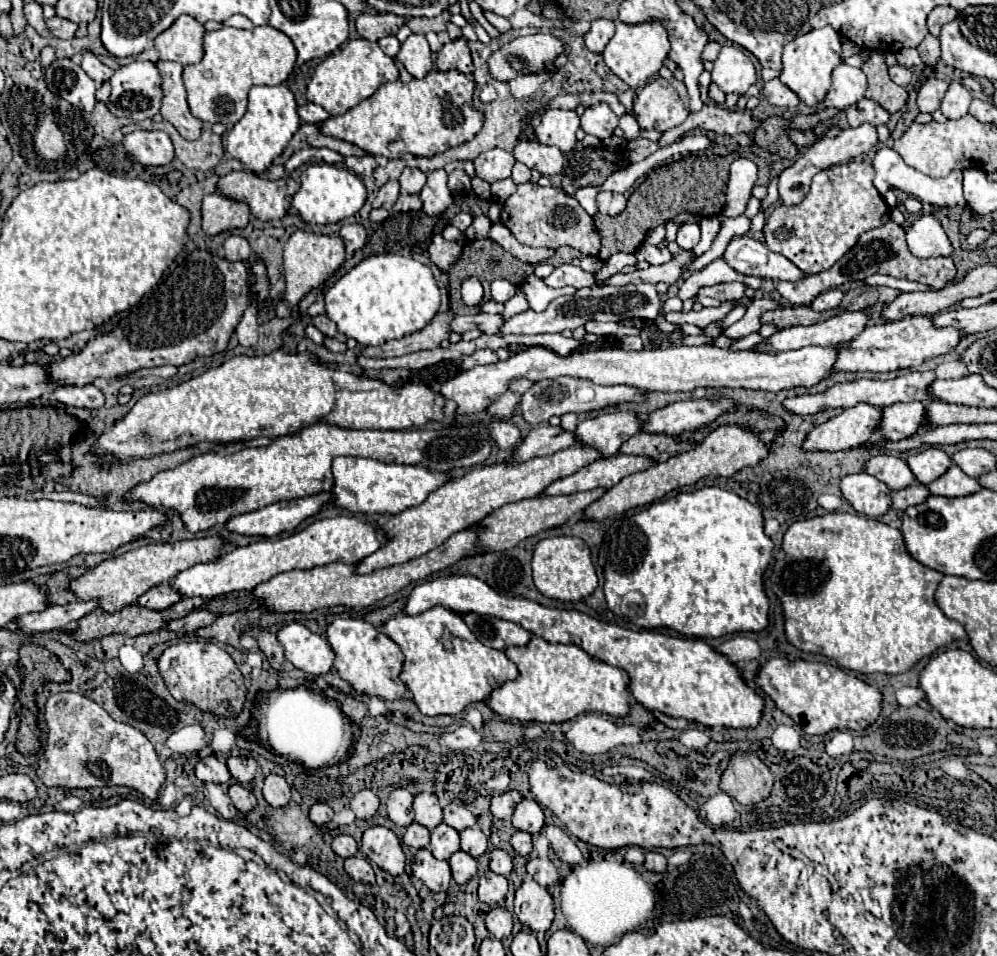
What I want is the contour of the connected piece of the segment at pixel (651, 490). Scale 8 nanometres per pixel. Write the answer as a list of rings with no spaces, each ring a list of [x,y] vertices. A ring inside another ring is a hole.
[[[748,424],[746,426],[720,426],[710,436],[706,436],[700,442],[700,448],[692,452],[684,452],[680,456],[672,456],[666,462],[652,464],[652,468],[644,472],[636,472],[632,476],[626,476],[616,486],[612,486],[592,508],[586,508],[584,514],[590,520],[604,520],[614,514],[622,514],[632,508],[642,508],[646,504],[652,504],[660,498],[664,498],[672,490],[680,490],[684,486],[694,486],[698,480],[716,476],[716,478],[730,478],[738,470],[748,466],[758,466],[768,454],[772,452],[772,444],[760,440],[758,432],[754,432]]]

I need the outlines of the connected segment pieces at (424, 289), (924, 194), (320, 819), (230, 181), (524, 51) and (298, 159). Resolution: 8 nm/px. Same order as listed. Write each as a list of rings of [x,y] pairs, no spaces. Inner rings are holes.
[[[382,254],[368,256],[344,274],[328,288],[324,300],[326,314],[336,322],[342,334],[364,346],[380,346],[424,328],[438,312],[440,290],[426,264],[400,254]]]
[[[880,148],[876,154],[874,154],[874,160],[872,160],[872,166],[876,170],[876,178],[874,178],[874,186],[880,194],[884,194],[886,190],[890,188],[898,188],[902,190],[904,194],[912,196],[912,198],[918,198],[920,202],[926,202],[926,204],[932,204],[934,208],[952,208],[952,206],[966,206],[966,198],[962,194],[962,172],[960,170],[952,170],[946,178],[930,178],[914,168],[910,168],[902,156],[892,150],[892,148]]]
[[[316,802],[316,804],[310,808],[310,820],[312,820],[314,824],[324,824],[324,822],[332,820],[332,816],[334,816],[334,810],[332,810],[328,804],[324,804],[324,802]]]
[[[230,172],[220,178],[218,190],[224,196],[242,200],[250,206],[252,216],[260,220],[284,218],[292,204],[292,186],[298,190],[298,182],[292,178],[268,180],[250,172]]]
[[[552,34],[520,36],[500,46],[486,60],[488,74],[494,80],[510,82],[516,76],[550,72],[556,74],[560,68],[554,66],[556,58],[564,52],[564,40]]]
[[[306,148],[306,150],[298,150],[294,152],[286,162],[284,162],[284,168],[286,172],[294,172],[296,168],[300,168],[302,164],[318,164],[318,162],[326,162],[326,164],[338,164],[342,162],[344,156],[334,152],[334,150],[328,150],[328,148]]]

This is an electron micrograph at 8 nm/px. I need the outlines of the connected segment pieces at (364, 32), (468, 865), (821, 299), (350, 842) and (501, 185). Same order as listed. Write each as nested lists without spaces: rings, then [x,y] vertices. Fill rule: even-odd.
[[[360,14],[356,18],[356,32],[366,40],[376,42],[384,36],[396,34],[402,24],[404,18],[396,14]]]
[[[458,850],[452,854],[452,858],[448,860],[450,868],[452,868],[452,878],[458,884],[468,882],[474,874],[476,874],[476,860],[472,856],[468,856],[464,850]]]
[[[832,288],[832,290],[828,290],[828,292],[822,292],[818,298],[814,298],[814,302],[812,302],[810,306],[812,306],[814,310],[818,310],[818,312],[824,312],[824,310],[836,308],[836,306],[842,302],[842,298],[844,298],[844,292],[838,290],[838,288]]]
[[[340,834],[340,836],[336,836],[332,840],[332,850],[342,858],[350,858],[350,856],[354,856],[358,852],[358,844],[356,844],[356,840],[352,836]]]
[[[504,178],[504,180],[498,180],[492,184],[492,196],[496,202],[504,202],[514,192],[516,192],[516,184],[512,178]]]

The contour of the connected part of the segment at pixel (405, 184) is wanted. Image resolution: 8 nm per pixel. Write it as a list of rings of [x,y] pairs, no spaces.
[[[404,168],[400,176],[400,192],[402,194],[418,194],[426,184],[426,174],[418,168]]]

